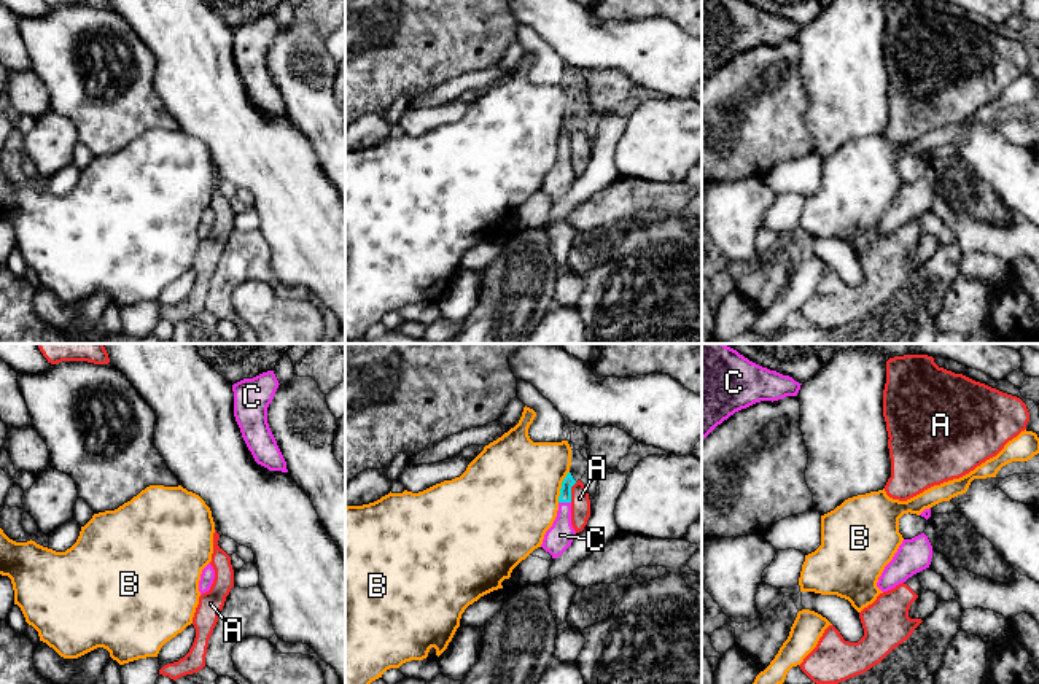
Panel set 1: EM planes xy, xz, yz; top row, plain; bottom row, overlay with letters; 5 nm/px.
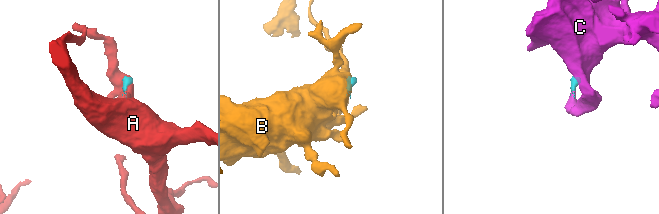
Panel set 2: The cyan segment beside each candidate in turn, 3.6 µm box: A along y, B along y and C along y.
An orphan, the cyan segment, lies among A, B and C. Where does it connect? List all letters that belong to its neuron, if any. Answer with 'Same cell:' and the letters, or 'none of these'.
Same cell: C

